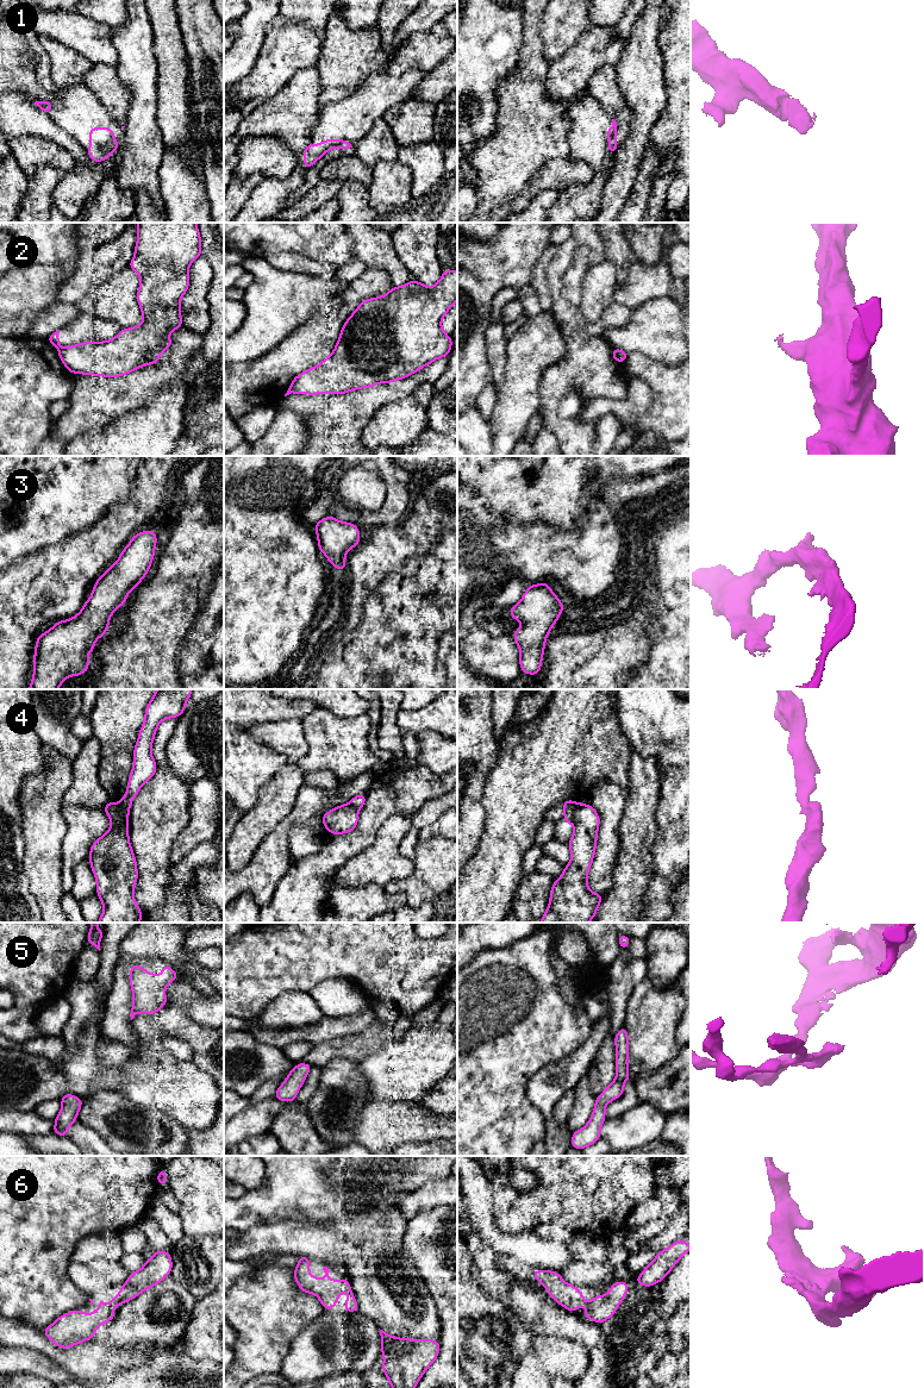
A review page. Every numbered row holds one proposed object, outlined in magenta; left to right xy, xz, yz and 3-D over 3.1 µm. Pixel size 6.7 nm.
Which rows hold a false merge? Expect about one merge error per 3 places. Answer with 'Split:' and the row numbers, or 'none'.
Split: 1, 2, 4

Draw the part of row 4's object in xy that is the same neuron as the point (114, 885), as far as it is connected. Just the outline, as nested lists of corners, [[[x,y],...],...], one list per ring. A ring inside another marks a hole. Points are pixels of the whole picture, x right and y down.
[[[108,802],[102,809],[111,820],[110,830],[99,837],[89,851],[89,862],[96,880],[96,894],[104,912],[98,923],[141,923],[142,911],[135,896],[133,886],[138,879],[137,863],[129,839],[129,824],[124,821],[119,804]]]

